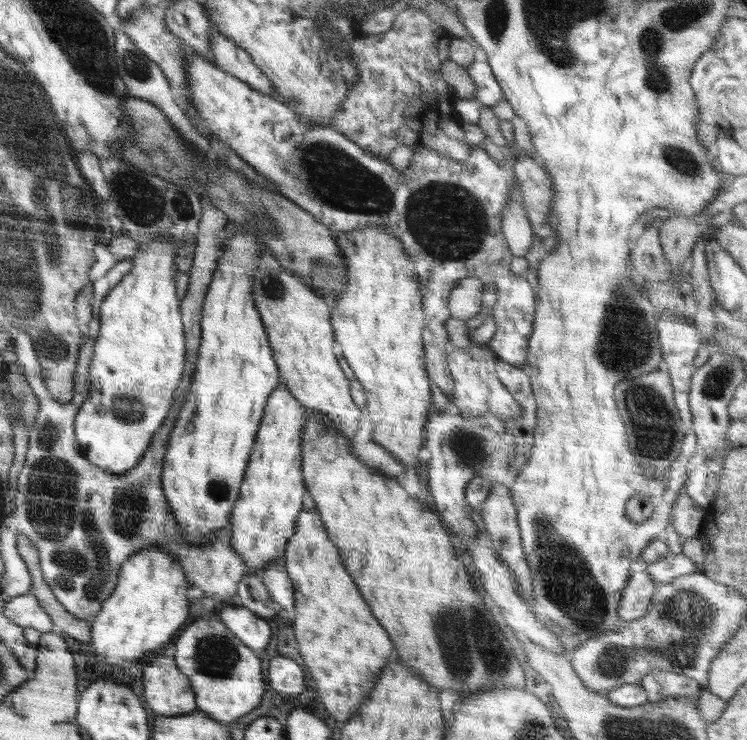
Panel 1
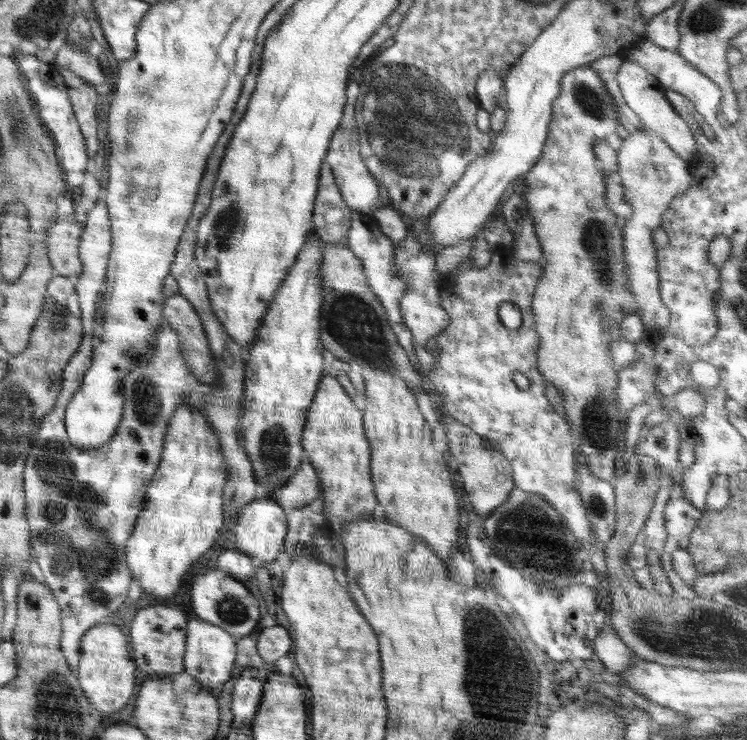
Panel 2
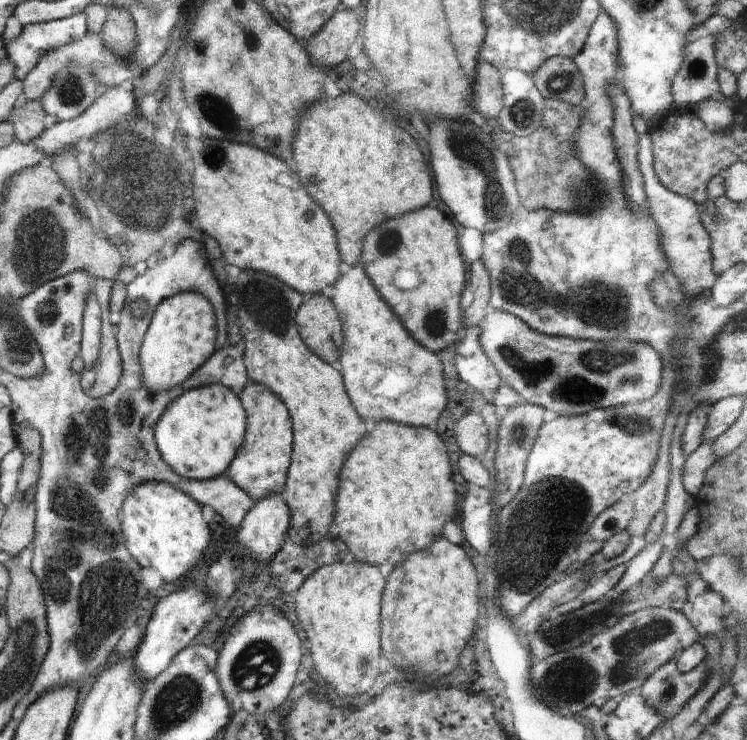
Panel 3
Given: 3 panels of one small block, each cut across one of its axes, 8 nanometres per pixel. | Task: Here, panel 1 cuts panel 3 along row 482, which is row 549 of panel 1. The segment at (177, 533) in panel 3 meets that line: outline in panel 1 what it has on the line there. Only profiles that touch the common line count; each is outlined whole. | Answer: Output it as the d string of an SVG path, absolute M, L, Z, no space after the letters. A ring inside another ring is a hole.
M146 547L132 554L121 564L115 589L102 603L96 618L91 622L90 642L96 651L96 658L102 664L110 664L110 666L126 662L134 664L136 660L144 658L148 652L154 652L168 643L188 618L188 610L191 606L187 599L189 587L180 563L166 549Z

